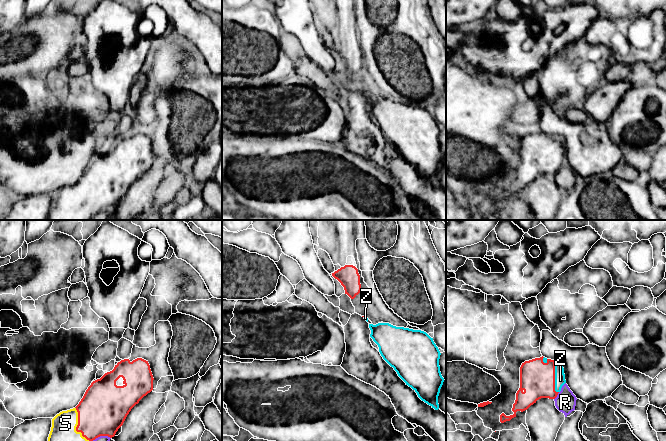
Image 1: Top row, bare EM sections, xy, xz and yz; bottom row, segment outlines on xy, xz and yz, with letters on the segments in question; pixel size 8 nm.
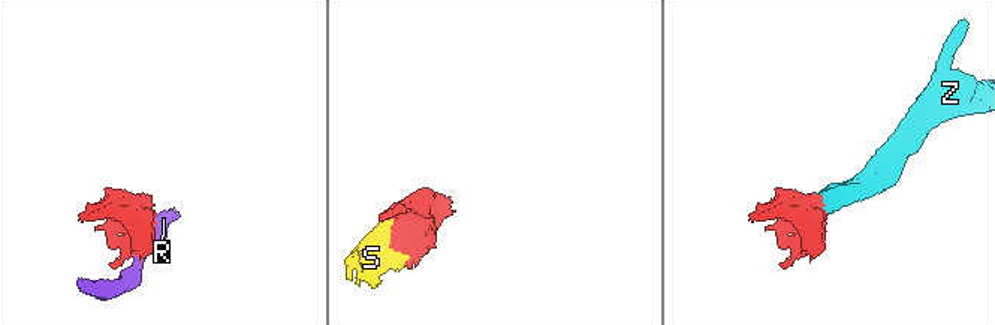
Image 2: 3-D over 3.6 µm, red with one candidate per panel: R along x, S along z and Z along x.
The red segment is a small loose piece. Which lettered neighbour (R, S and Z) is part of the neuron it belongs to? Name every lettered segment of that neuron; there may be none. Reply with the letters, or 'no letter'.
S, Z

